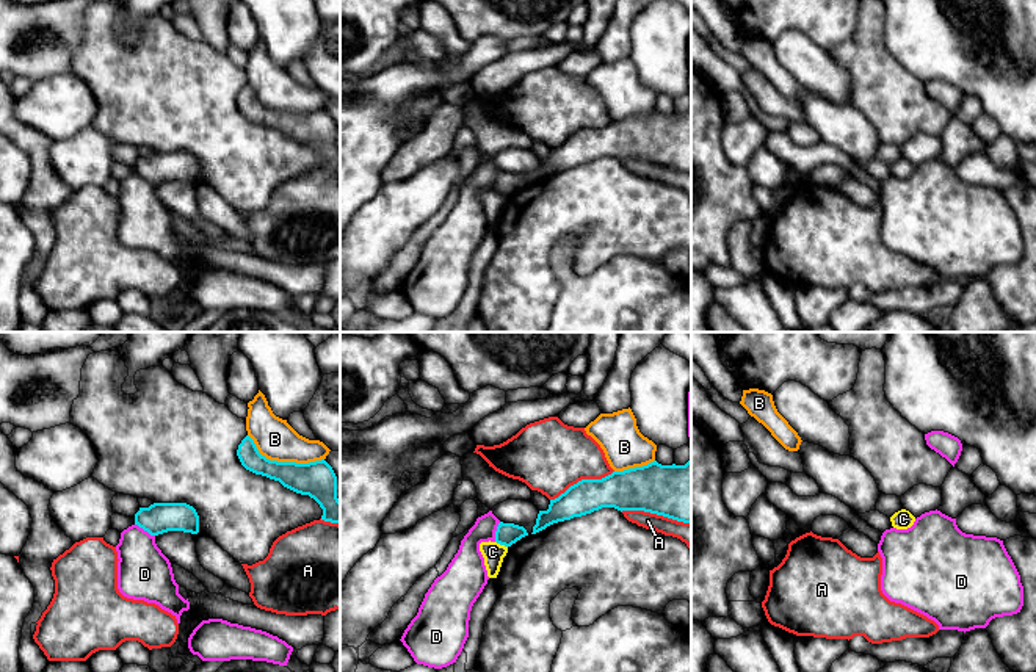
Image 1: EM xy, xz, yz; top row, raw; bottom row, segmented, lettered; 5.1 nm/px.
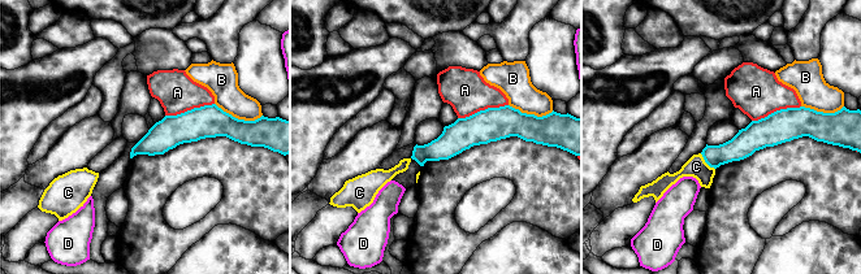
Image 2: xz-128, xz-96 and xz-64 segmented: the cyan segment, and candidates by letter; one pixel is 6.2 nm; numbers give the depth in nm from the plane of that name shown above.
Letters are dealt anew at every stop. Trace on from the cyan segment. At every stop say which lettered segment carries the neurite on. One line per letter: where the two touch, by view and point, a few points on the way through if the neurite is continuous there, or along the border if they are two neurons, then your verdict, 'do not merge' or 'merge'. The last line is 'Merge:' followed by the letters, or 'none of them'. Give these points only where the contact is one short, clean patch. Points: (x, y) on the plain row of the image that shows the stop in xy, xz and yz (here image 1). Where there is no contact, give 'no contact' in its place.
A: meets cyan in xz at (655, 162); do not merge
B: meets cyan in xy at (282, 112); do not merge
C: meets cyan in xz at (502, 193); border along xz (496, 190), (507, 196); do not merge
D: meets cyan in xy at (144, 179); do not merge
Merge: none of them

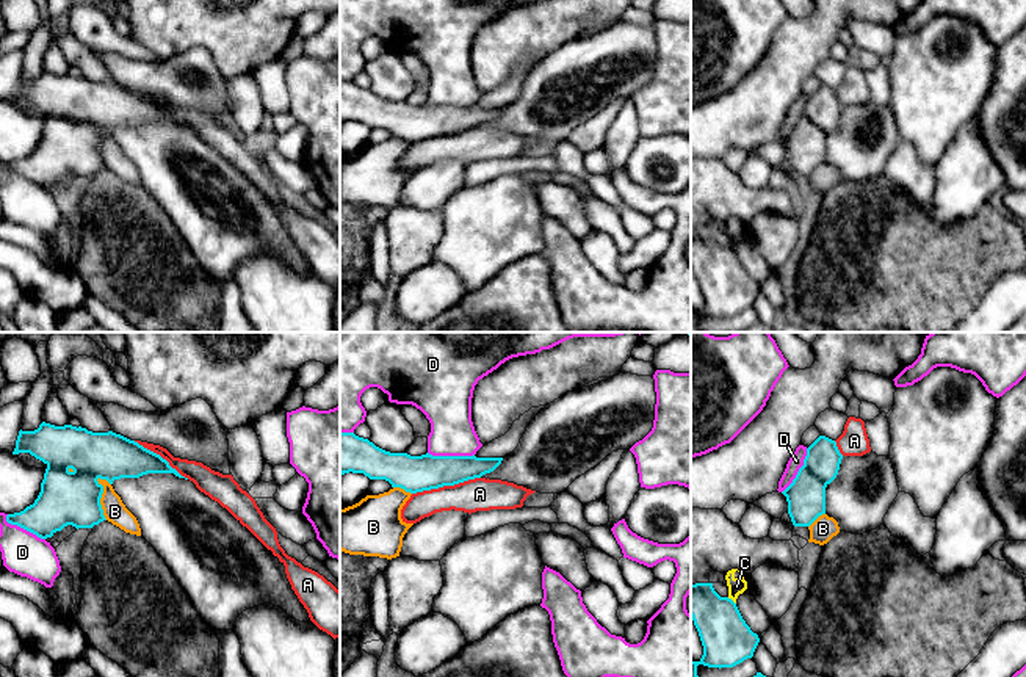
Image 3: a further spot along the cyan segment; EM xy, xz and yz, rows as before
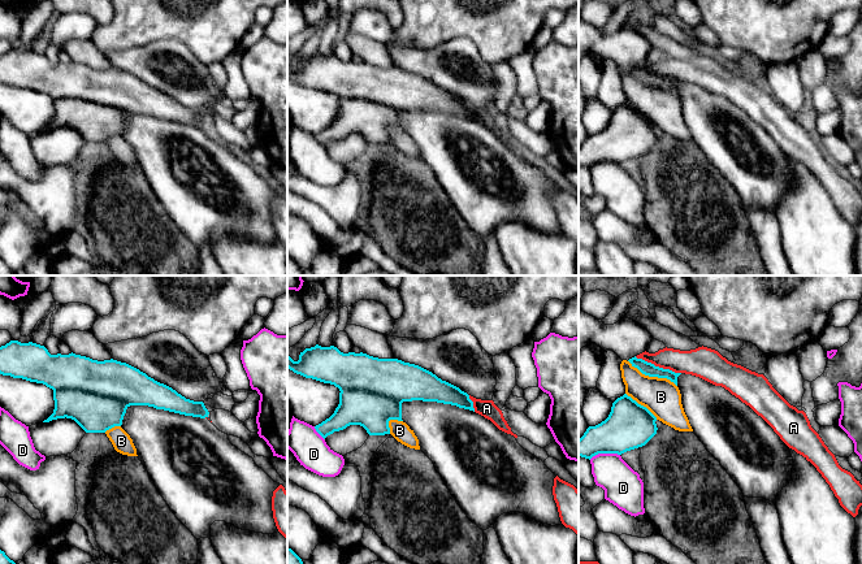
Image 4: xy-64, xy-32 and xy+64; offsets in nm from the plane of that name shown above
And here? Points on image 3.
A: meets cyan in xz at (445, 133); merge
B: meets cyan in xy at (101, 146); do not merge
C: meets cyan in yz at (732, 249); do not merge
D: meets cyan in xz at (451, 105); do not merge
Merge: A

